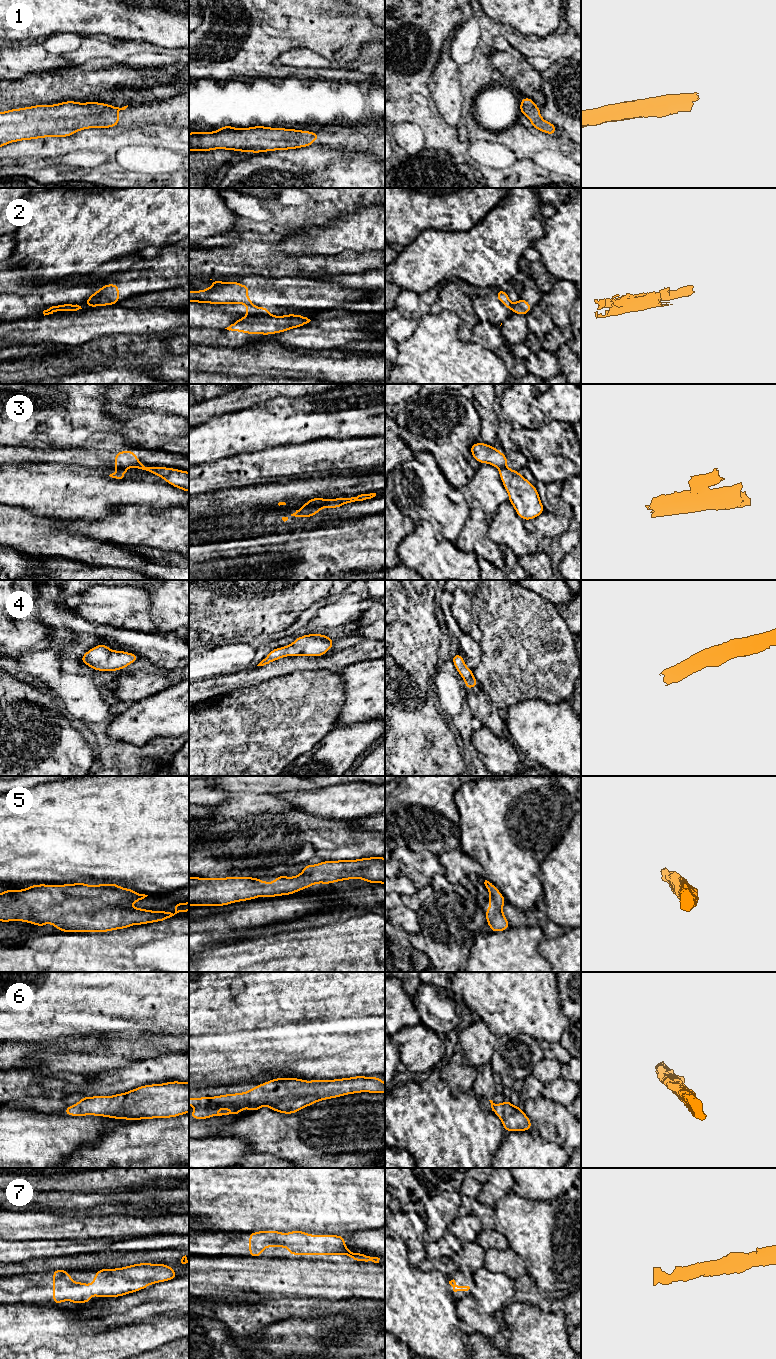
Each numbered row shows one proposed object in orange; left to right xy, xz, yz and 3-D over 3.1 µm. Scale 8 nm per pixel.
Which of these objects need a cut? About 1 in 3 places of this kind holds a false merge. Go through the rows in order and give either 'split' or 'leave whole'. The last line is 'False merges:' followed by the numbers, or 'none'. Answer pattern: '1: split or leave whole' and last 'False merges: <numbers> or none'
1: leave whole
2: split
3: split
4: leave whole
5: leave whole
6: leave whole
7: leave whole
False merges: 2, 3

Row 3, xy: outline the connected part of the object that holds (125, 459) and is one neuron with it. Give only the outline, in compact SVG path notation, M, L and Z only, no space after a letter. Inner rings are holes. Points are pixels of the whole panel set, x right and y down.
M124 450L121 452L115 453L115 468L123 469L123 468L131 468L131 467L139 467L144 466L141 461L139 461L136 457L136 452Z

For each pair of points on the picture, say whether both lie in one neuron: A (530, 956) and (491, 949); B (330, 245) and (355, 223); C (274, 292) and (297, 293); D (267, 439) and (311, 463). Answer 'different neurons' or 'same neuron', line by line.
A: same neuron
B: same neuron
C: same neuron
D: different neurons

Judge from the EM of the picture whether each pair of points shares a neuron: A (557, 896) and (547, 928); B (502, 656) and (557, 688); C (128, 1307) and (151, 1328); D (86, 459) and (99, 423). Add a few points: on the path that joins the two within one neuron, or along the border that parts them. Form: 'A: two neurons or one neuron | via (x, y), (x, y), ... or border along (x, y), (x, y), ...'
A: two neurons | border along (545, 914), (565, 930)
B: one neuron | via (516, 656), (524, 656), (543, 674)
C: two neurons | border along (140, 1321), (124, 1325)
D: two neurons | border along (80, 446), (82, 447)

